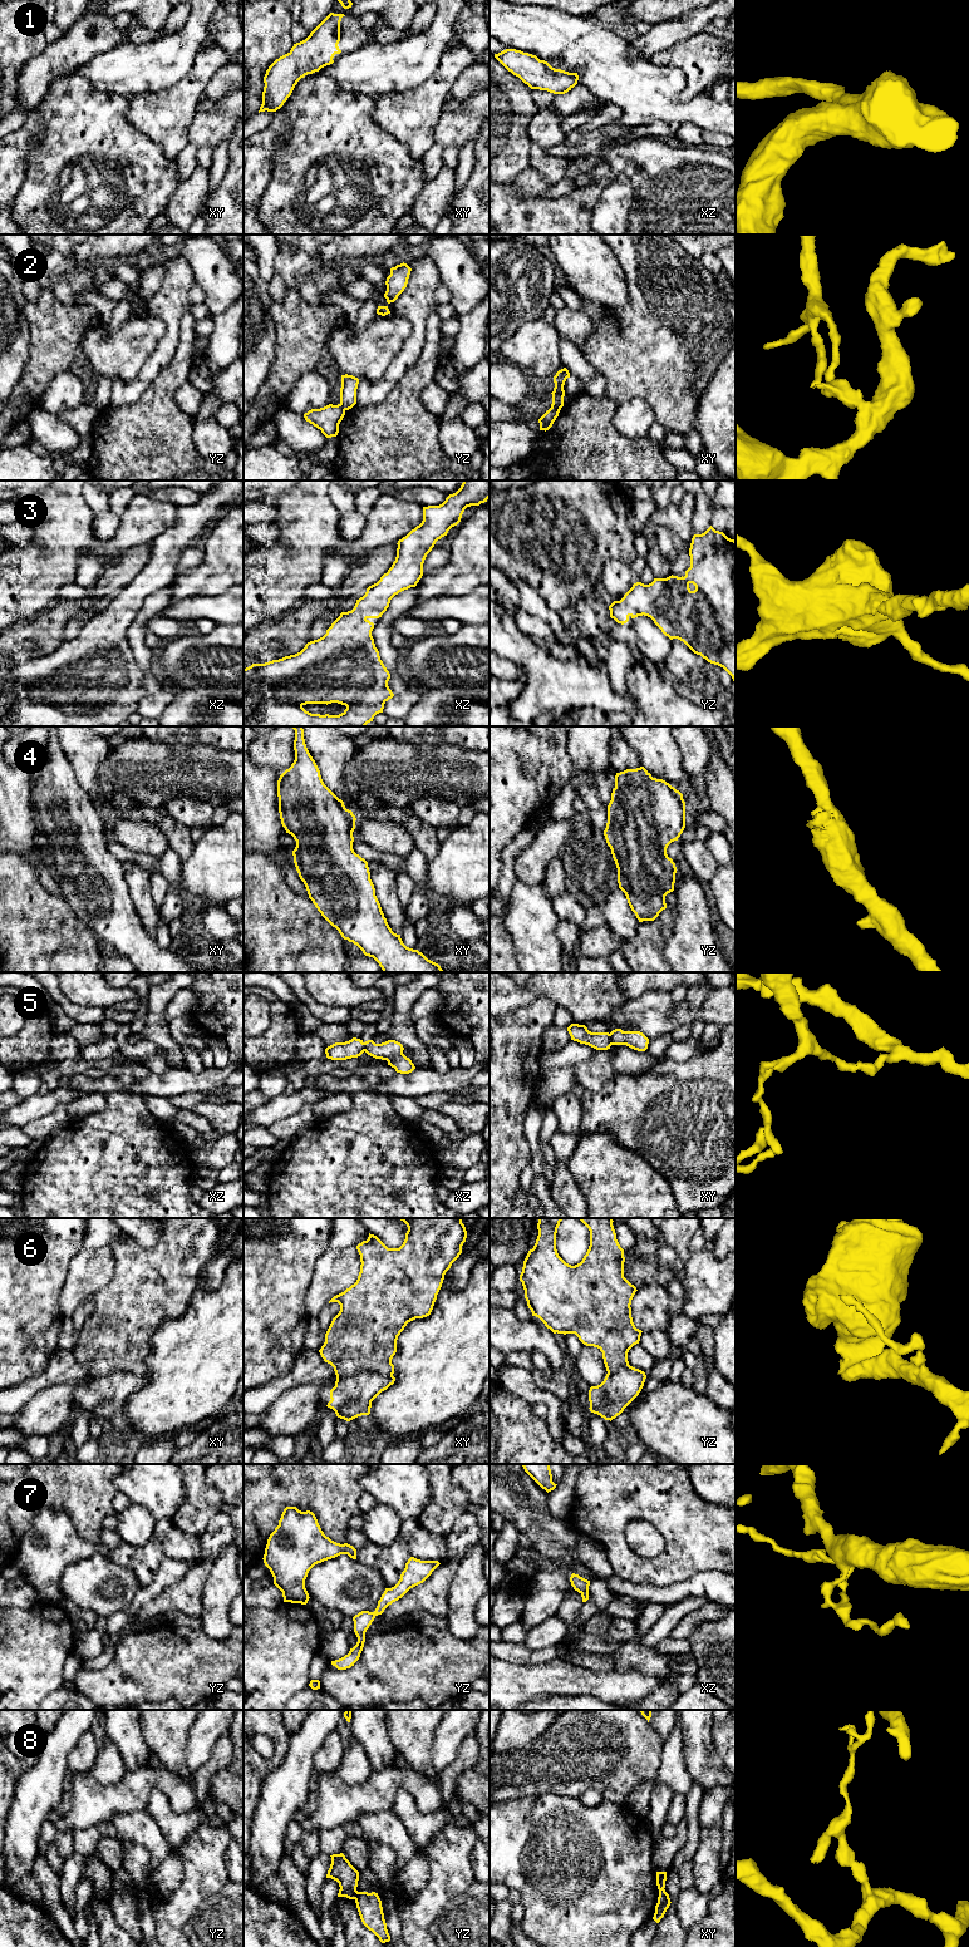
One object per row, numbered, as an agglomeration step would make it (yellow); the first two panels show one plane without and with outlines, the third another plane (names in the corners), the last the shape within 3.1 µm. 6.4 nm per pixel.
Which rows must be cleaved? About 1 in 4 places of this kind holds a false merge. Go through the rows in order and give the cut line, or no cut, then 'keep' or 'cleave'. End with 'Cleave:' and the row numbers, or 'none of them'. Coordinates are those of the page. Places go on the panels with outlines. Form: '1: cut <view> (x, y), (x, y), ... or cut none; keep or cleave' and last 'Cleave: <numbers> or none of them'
1: cut none; keep
2: cut xy (551, 407), (560, 408); cleave
3: cut none; keep
4: cut none; keep
5: cut xy (609, 1034), (611, 1044); cleave
6: cut xy (392, 1374), (358, 1370), (350, 1375), (337, 1378); cleave
7: cut yz (372, 1612), (375, 1615); cleave
8: cut yz (358, 1892), (355, 1899); cleave
Cleave: 2, 5, 6, 7, 8

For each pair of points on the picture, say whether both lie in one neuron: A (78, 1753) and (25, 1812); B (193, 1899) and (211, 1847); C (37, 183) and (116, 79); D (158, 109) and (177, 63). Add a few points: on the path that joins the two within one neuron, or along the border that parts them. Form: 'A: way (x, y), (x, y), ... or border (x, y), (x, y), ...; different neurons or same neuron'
A: border (82, 1736), (69, 1753), (68, 1768); different neurons
B: way (196, 1887), (203, 1874), (203, 1859); same neuron
C: border (82, 75), (96, 88), (121, 94), (126, 98); different neurons
D: border (190, 69), (173, 84), (138, 95); different neurons

